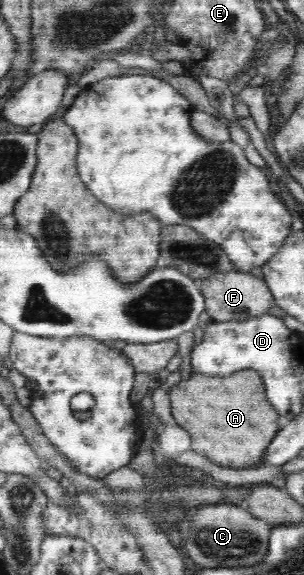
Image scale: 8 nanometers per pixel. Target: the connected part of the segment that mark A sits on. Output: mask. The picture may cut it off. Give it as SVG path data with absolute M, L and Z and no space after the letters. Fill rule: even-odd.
M252 369L240 370L230 374L230 377L210 377L192 373L186 381L180 380L174 388L170 388L168 397L177 426L184 428L192 437L192 450L228 468L250 469L250 466L257 466L266 454L266 448L280 431L280 414L269 403L261 376Z

